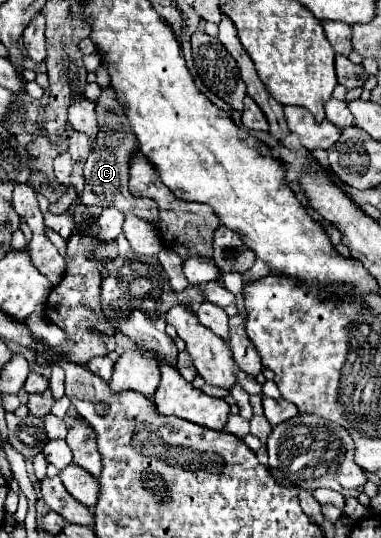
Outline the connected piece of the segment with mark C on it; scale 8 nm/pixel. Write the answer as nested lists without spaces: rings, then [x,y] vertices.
[[[105,89],[95,105],[95,113],[99,119],[99,135],[95,139],[95,149],[91,151],[87,163],[85,163],[85,189],[81,193],[83,205],[101,205],[103,209],[115,207],[121,213],[135,213],[143,219],[147,219],[153,227],[157,223],[159,211],[157,203],[153,199],[145,197],[133,197],[127,189],[127,173],[129,173],[129,159],[133,157],[133,151],[137,149],[137,139],[129,127],[129,121],[125,117],[123,107],[119,107],[113,89]]]

